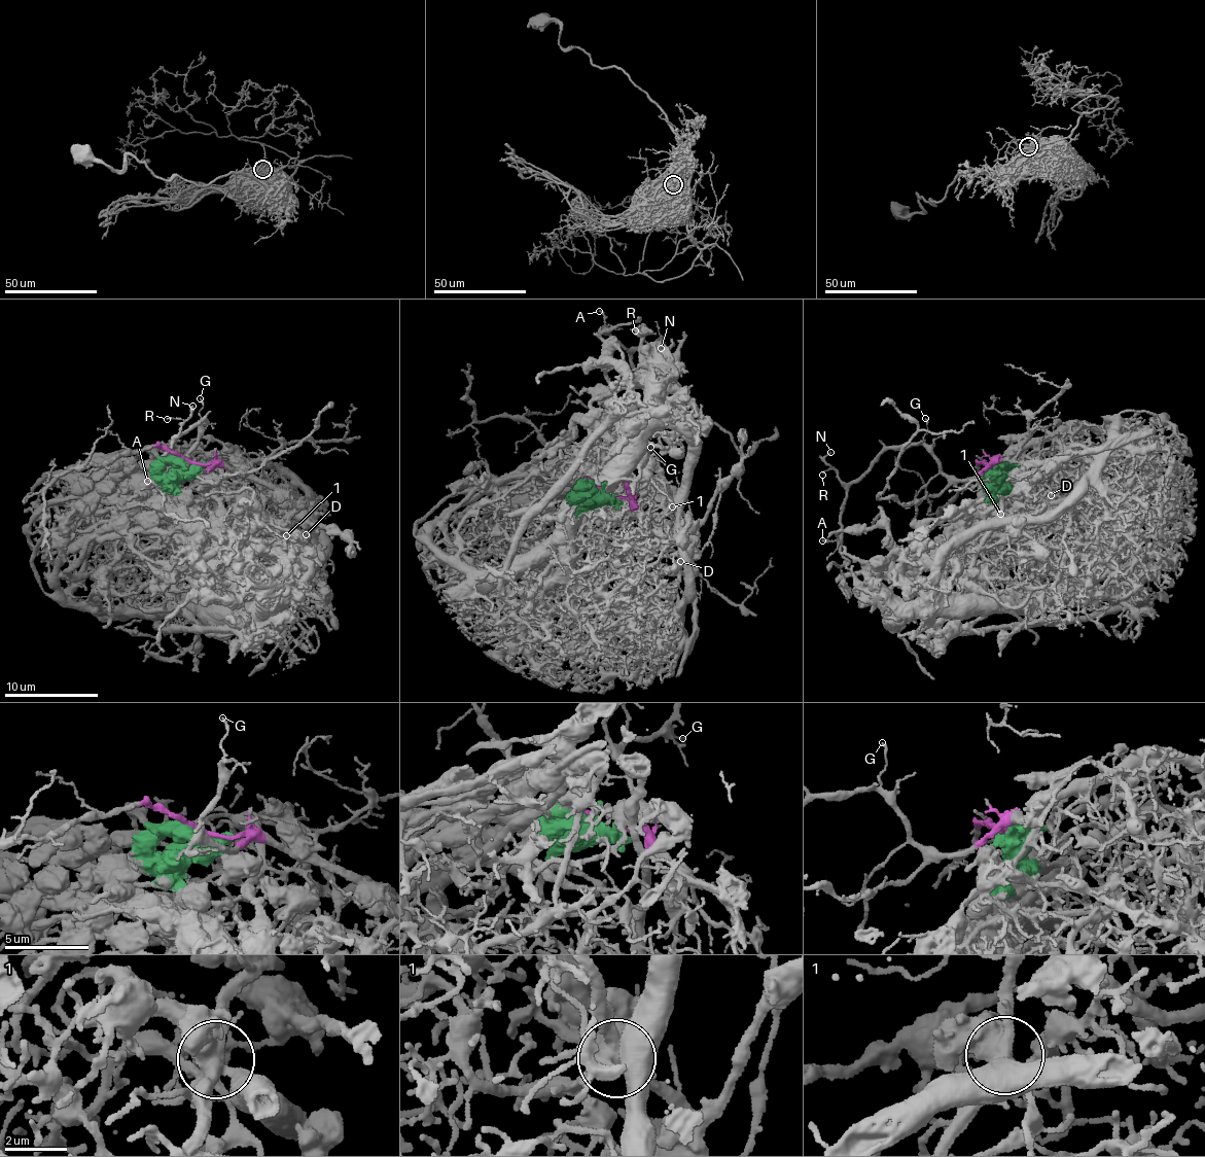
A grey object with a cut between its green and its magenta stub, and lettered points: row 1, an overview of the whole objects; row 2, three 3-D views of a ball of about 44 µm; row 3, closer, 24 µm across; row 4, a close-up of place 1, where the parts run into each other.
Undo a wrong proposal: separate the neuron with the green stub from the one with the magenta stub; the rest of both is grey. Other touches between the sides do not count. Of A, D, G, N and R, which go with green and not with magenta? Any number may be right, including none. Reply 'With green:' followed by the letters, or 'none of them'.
With green: D

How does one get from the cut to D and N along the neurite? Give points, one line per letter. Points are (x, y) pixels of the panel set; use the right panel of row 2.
D: (994, 466), (989, 517), (971, 532), (960, 521), (975, 507), (1004, 518), (1079, 499), (1050, 494)
N: (993, 466), (957, 480), (920, 445), (895, 446), (881, 449), (859, 478), (847, 483), (825, 460), (829, 451)

